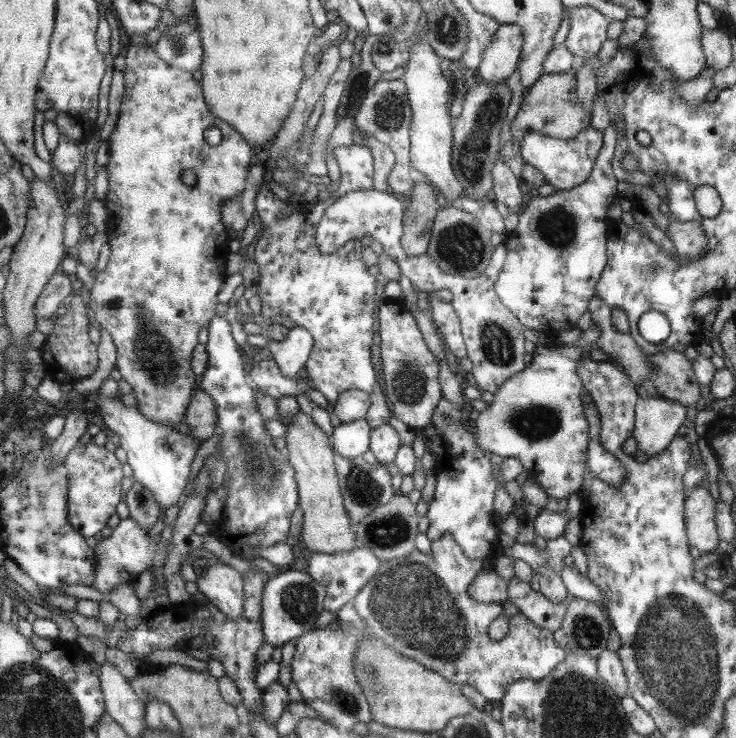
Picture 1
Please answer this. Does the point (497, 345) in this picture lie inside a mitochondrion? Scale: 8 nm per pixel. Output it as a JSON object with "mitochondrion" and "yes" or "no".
{"mitochondrion":"yes"}

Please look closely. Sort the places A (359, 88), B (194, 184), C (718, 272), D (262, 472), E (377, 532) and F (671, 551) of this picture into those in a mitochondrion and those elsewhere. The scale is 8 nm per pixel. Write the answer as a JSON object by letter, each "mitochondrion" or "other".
{"A":"mitochondrion","B":"other","C":"other","D":"mitochondrion","E":"mitochondrion","F":"other"}

